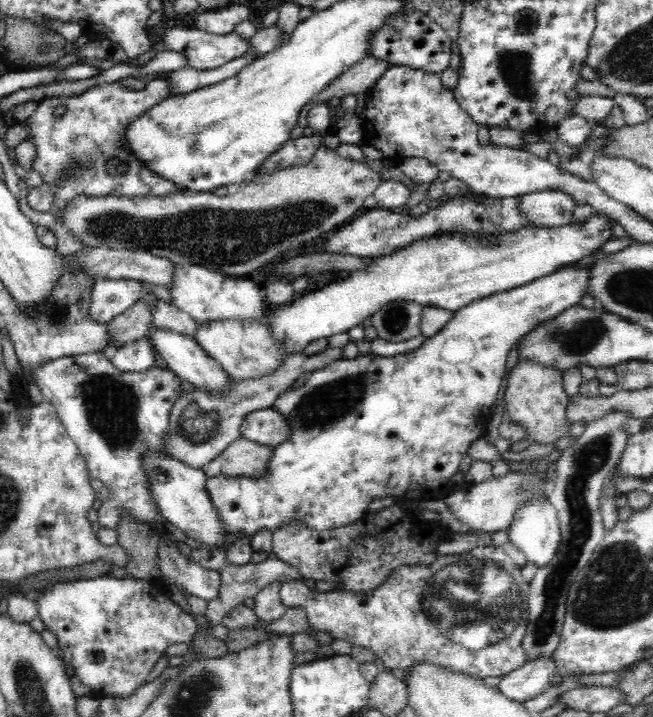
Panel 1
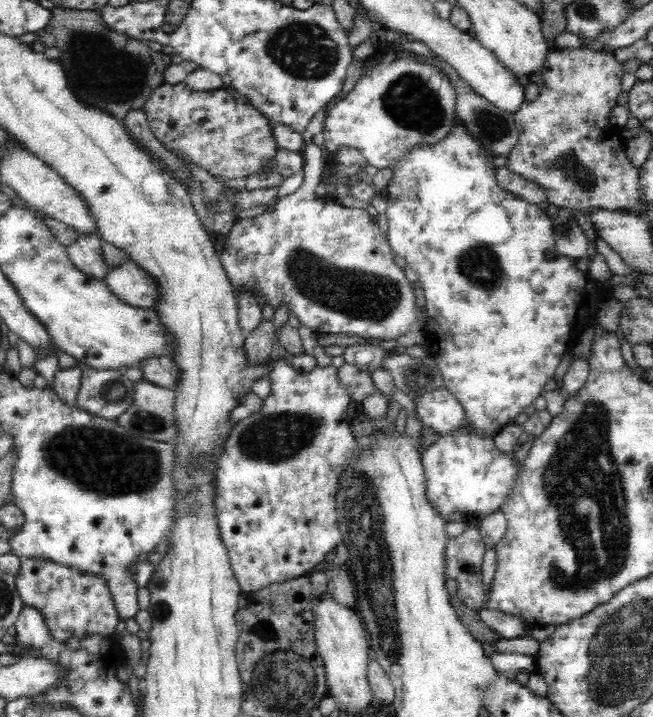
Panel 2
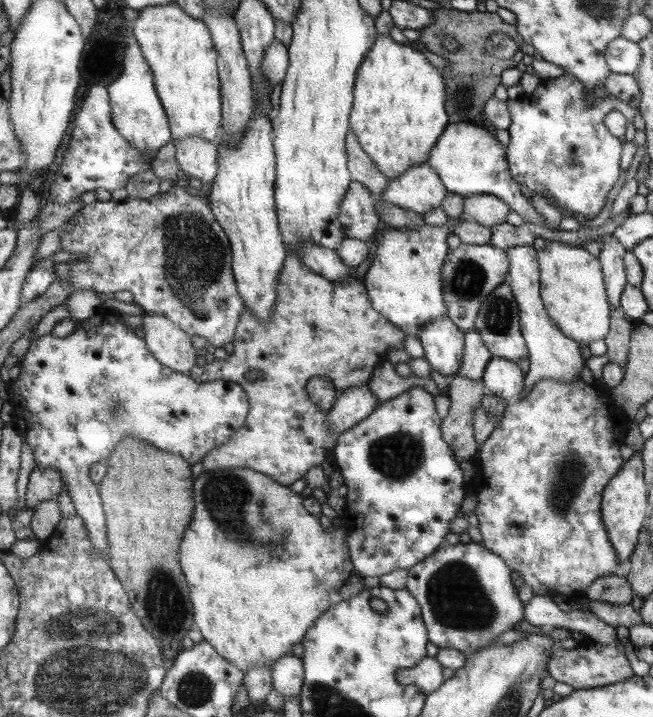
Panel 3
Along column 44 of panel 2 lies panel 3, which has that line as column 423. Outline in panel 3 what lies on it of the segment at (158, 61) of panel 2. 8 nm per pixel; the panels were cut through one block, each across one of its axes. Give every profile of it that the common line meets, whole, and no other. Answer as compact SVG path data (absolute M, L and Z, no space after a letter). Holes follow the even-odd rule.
M439 7L430 9L430 23L424 27L419 27L416 32L421 44L429 52L436 54L446 61L446 67L443 69L445 90L447 90L447 102L445 104L447 114L457 114L459 120L482 121L483 106L487 100L493 97L493 90L499 86L500 74L506 68L515 67L521 60L523 53L519 47L523 44L523 39L518 35L517 27L505 23L499 19L494 12L463 12L455 9L445 9ZM490 34L506 34L513 40L518 47L513 56L508 59L499 59L489 56L485 51L484 42ZM444 38L452 38L457 44L457 50L448 51L443 46ZM465 110L477 110L477 112L465 112Z

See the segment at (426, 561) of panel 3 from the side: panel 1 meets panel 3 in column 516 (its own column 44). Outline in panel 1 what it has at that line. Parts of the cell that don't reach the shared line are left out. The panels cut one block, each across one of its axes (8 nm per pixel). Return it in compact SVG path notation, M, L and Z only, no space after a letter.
M104 578L78 580L66 584L52 584L40 596L39 617L45 628L54 632L58 638L58 649L64 654L63 662L74 668L79 682L90 687L90 694L101 697L127 699L138 687L146 684L146 678L152 672L156 662L164 651L173 644L188 643L199 631L194 616L172 601L159 588L152 590L150 584L136 578Z

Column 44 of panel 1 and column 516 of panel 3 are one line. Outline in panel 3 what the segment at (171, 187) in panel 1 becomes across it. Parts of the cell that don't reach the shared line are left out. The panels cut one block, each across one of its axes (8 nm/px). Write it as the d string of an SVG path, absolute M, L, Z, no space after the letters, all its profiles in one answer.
M565 72L556 78L540 80L531 94L517 100L508 98L505 105L510 114L506 155L515 182L523 184L529 192L539 195L546 192L557 208L577 212L594 221L621 172L621 142L603 126L604 116L611 110L623 114L627 118L624 137L631 142L637 109L629 108L630 104L611 95L595 98L587 105L582 82Z

